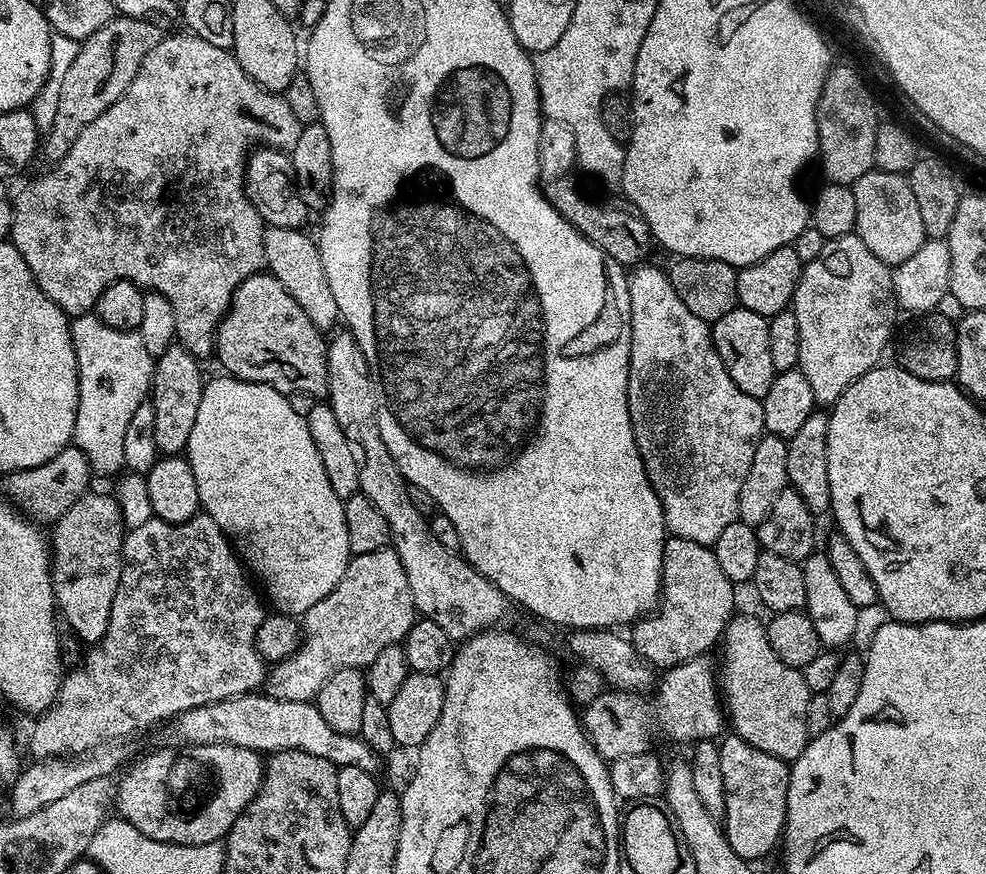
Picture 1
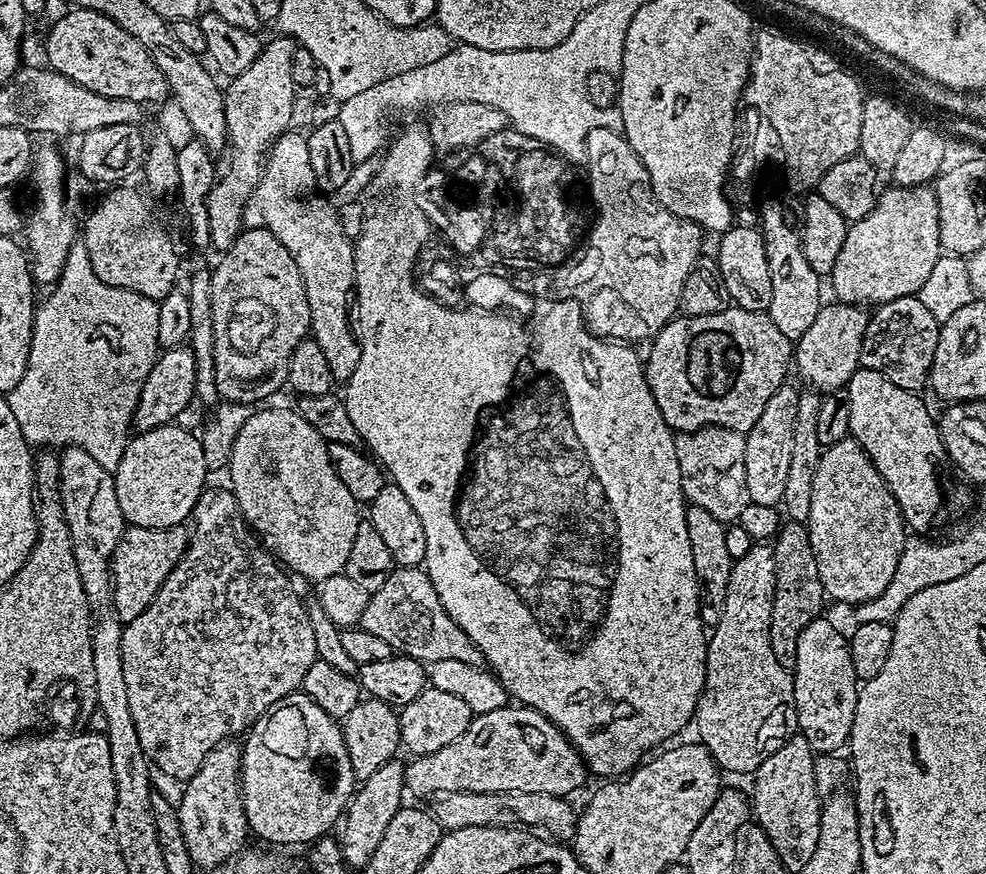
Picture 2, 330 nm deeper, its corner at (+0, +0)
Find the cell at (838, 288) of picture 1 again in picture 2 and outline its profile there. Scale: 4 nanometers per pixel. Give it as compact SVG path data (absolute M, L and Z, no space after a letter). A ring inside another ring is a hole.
M891 187L877 195L874 210L866 218L848 225L846 242L830 266L839 303L887 306L904 296L915 296L942 255L935 187Z

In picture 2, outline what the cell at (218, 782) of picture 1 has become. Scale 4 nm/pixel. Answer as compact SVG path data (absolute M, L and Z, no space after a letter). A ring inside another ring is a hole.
M297 690L290 693L286 698L282 698L275 708L259 716L256 723L248 729L243 737L240 753L240 794L244 798L244 809L251 835L253 837L261 836L268 844L304 844L303 846L315 844L321 836L329 835L335 824L337 827L341 823L348 802L352 799L357 787L358 781L354 774L354 766L350 766L350 754L346 752L343 727L333 720L330 714L326 714L326 710L322 710L322 706L318 706L309 696L305 696L303 691Z

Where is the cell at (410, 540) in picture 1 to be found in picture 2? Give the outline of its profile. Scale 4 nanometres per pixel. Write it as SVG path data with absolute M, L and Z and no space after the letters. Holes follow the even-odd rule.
M289 130L272 141L264 162L264 172L256 187L255 207L260 207L263 223L290 250L294 262L298 266L298 274L302 274L302 282L306 286L306 302L310 306L311 339L322 346L322 354L326 354L326 363L330 365L330 374L334 374L337 382L347 382L358 370L360 361L360 341L354 331L354 293L356 290L356 254L353 241L348 240L348 232L336 213L327 195L321 194L316 187L314 169L310 167L310 146L307 135L302 131Z

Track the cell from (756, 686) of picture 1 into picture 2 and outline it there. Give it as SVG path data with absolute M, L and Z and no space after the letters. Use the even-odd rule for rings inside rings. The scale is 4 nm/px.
M768 542L753 543L750 554L742 554L742 558L732 562L722 614L708 636L706 678L704 689L698 698L694 728L700 731L699 743L707 746L716 759L717 768L725 773L755 773L756 768L762 766L770 754L774 754L774 750L778 750L798 732L792 673L782 666L782 662L778 662L778 658L774 658L774 650L770 647L770 614L775 585L773 545Z

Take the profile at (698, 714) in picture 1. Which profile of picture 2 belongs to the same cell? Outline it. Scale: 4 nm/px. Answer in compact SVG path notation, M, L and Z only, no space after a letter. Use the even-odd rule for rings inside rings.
M505 706L490 710L490 714L473 715L466 734L458 742L442 746L433 756L417 756L411 762L404 770L404 787L416 796L435 797L446 792L525 792L568 798L590 776L579 750L568 741L563 730L538 710L523 706Z

